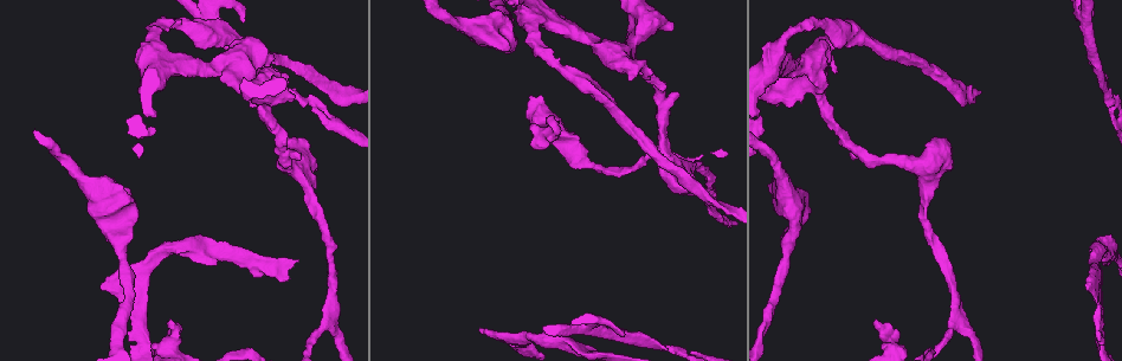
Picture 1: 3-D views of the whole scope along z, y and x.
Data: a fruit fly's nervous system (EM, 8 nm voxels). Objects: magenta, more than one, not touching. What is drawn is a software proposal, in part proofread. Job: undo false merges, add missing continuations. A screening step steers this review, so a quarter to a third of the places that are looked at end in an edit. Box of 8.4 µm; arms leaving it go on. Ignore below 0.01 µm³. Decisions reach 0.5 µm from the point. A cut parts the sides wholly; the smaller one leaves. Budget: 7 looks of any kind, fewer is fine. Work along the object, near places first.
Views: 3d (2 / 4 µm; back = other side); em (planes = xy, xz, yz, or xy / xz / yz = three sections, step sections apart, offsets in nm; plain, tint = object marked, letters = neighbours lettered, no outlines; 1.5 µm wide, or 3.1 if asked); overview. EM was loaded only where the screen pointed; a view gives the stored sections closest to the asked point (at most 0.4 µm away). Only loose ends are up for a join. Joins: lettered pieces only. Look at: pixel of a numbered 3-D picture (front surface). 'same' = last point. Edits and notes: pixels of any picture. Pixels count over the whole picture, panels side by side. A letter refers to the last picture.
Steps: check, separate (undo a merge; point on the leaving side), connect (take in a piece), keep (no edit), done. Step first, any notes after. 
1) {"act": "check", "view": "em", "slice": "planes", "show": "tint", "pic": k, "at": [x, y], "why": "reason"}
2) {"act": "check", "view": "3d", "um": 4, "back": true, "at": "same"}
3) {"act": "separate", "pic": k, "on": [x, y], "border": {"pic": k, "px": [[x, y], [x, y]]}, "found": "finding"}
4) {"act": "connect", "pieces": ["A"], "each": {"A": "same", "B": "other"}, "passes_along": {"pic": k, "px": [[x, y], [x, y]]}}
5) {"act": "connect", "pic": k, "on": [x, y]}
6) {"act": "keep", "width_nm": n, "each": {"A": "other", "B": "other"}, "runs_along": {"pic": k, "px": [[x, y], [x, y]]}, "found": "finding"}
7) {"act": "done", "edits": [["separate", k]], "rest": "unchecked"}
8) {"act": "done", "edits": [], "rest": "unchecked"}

{"act": "check", "view": "em", "slice": "planes", "show": "letters", "pic": 1, "at": [132, 225]}

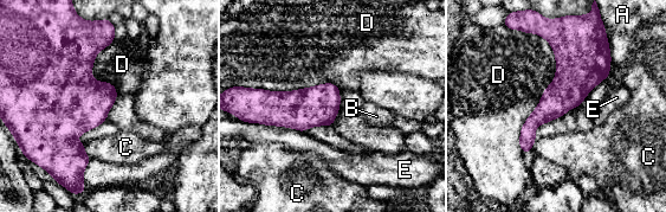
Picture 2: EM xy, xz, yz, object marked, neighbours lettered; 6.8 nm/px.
{"act": "keep", "longest_contact_nm": ["D", 850], "each": {"A": "other", "B": "other", "C": "other", "D": "other", "E": "other"}, "border": {"pic": 2, "px": [[525, 31], [555, 78], [523, 153]]}, "found": "no lettered piece goes on from it"}

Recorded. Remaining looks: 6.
{"act": "check", "view": "3d", "um": 4, "pic": 1, "at": [167, 324]}

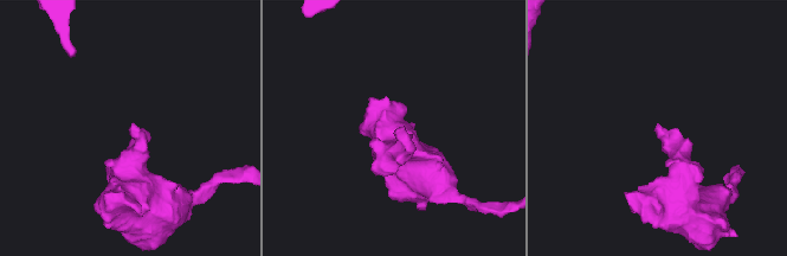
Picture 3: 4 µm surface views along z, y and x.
{"act": "check", "view": "em", "slice": "yz", "step": 4, "show": "letters", "pic": 3, "at": [129, 130], "why": "now the EM"}

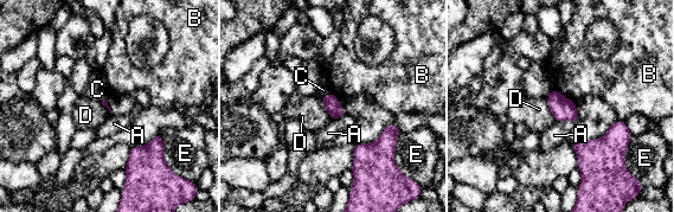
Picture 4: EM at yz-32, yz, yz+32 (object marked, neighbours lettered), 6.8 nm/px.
{"act": "keep", "each": {"A": "other", "B": "other", "C": "other", "D": "other", "E": "other"}, "found": "none of them fits"}

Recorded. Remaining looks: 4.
{"act": "check", "view": "3d", "um": 4, "pic": 1, "at": [142, 268], "why": "arms part here"}

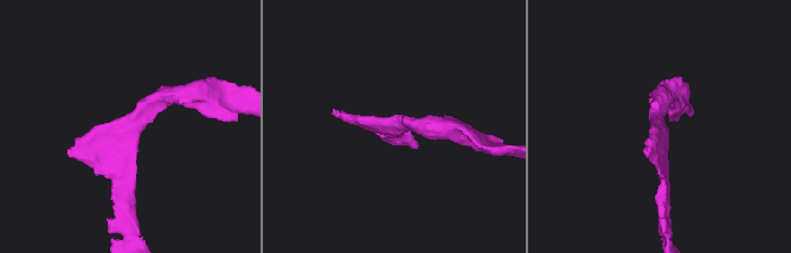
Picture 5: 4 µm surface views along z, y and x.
{"act": "check", "view": "em", "slice": "planes", "show": "tint", "pic": 5, "at": [396, 127], "arms": 3, "arm_widths_nm": [160, 170, 280]}

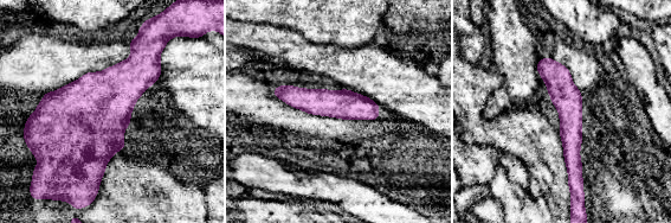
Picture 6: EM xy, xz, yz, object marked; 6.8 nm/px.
{"act": "check", "view": "em", "slice": "planes", "show": "letters", "at": "same"}

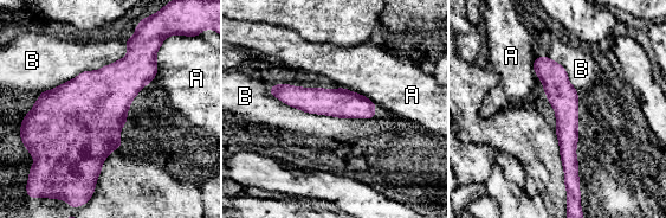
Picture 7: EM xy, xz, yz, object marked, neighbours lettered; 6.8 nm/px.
{"act": "keep", "each": {"A": "other", "B": "other"}, "runs_along": {"pic": 7, "px": [[537, 61], [566, 102], [568, 180]]}, "found": "one neuron here"}

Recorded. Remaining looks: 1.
{"act": "done", "edits": [], "rest": "unchecked"}

